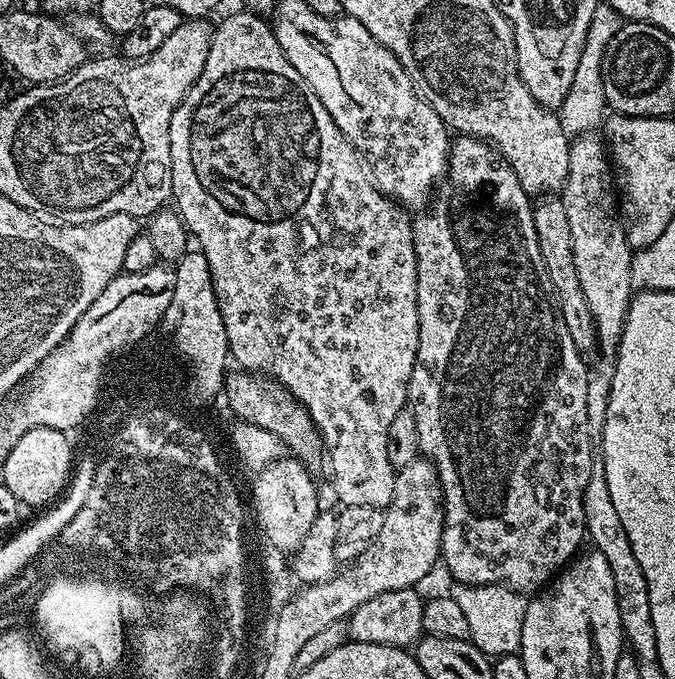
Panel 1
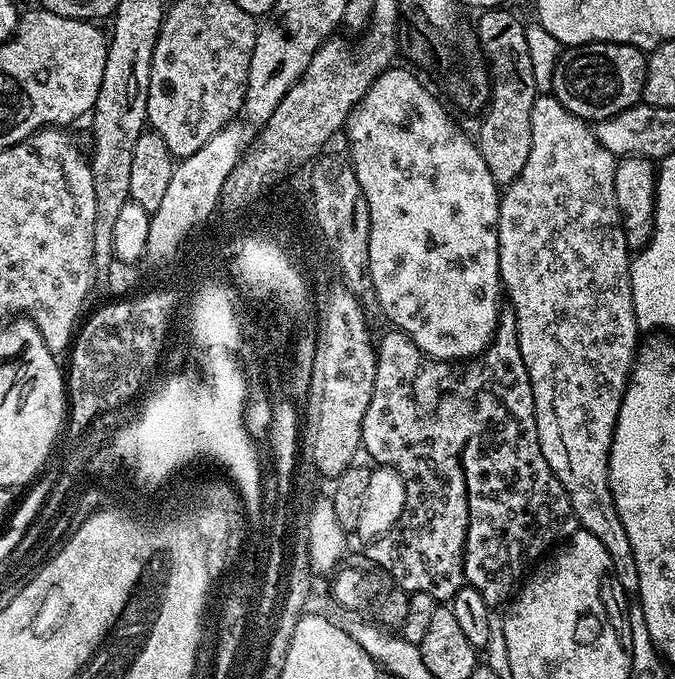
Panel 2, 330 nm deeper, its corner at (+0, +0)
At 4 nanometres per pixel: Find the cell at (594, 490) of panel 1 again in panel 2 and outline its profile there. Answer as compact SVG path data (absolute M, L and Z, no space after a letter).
M551 94L537 95L534 110L530 110L530 126L532 127L532 141L530 142L530 158L526 158L526 166L522 166L522 174L512 184L503 189L500 197L500 217L498 226L498 246L500 247L500 283L506 289L506 296L512 299L510 311L516 316L518 330L518 346L522 350L522 362L526 362L526 370L530 374L530 386L534 394L536 407L536 429L538 442L542 446L542 454L550 466L558 482L566 490L570 498L570 506L576 515L577 525L583 531L594 534L602 546L606 546L606 554L610 554L612 567L623 586L625 593L639 593L638 574L634 562L634 550L630 547L630 538L626 538L626 526L622 526L622 518L618 518L618 510L614 506L614 498L610 490L608 477L608 459L610 446L614 438L614 426L618 422L618 410L622 406L624 391L628 385L628 376L632 372L632 365L636 362L638 351L638 329L634 302L632 301L632 283L630 282L630 249L628 239L624 233L624 225L620 219L620 207L616 204L614 194L614 174L618 157L610 154L602 142L598 142L595 131L579 116L562 106Z

